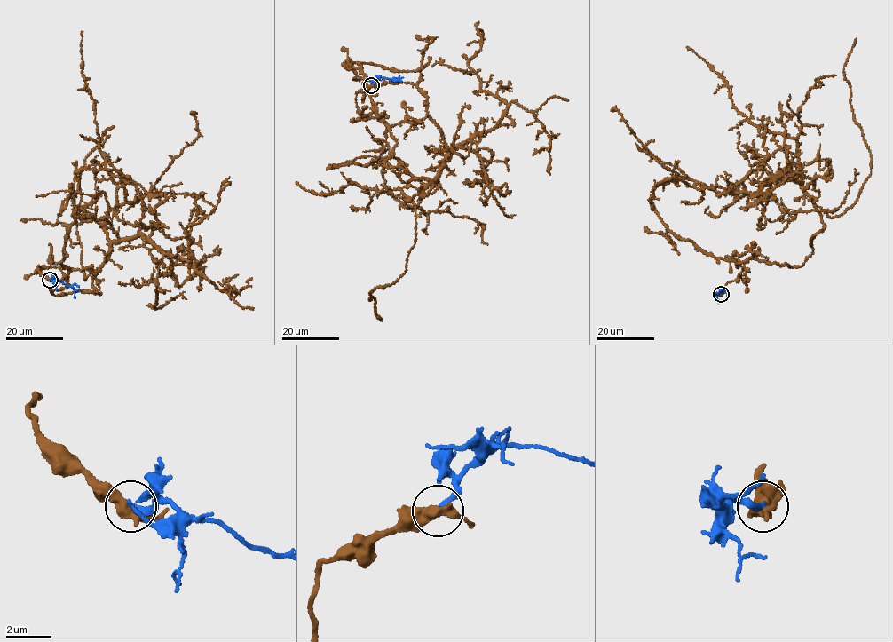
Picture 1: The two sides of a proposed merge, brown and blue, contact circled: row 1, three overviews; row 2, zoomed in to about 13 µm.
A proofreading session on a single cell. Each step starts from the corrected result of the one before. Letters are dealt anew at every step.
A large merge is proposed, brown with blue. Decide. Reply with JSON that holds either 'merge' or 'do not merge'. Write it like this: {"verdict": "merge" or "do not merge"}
{"verdict": "do not merge"}

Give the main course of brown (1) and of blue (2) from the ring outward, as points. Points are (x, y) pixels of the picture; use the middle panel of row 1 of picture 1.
1: (371, 86), (357, 106), (396, 142), (385, 165), (431, 181), (421, 198), (507, 106), (469, 67), (484, 39)
2: (371, 86), (380, 77), (401, 80)

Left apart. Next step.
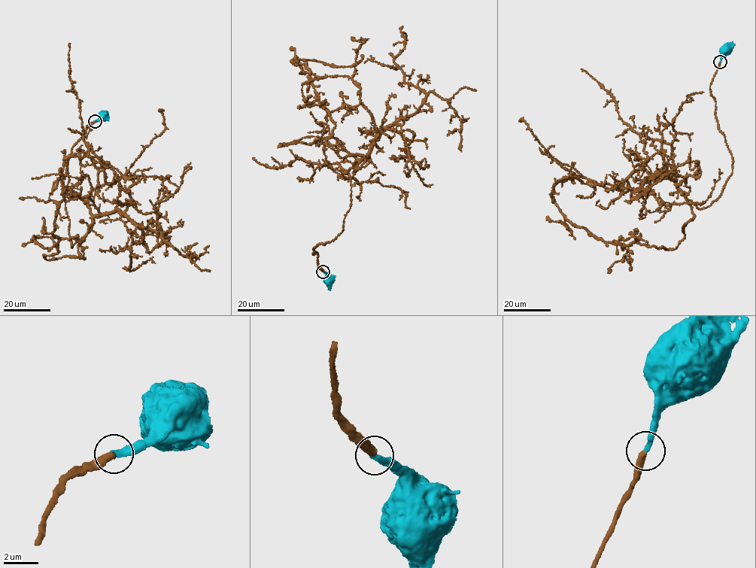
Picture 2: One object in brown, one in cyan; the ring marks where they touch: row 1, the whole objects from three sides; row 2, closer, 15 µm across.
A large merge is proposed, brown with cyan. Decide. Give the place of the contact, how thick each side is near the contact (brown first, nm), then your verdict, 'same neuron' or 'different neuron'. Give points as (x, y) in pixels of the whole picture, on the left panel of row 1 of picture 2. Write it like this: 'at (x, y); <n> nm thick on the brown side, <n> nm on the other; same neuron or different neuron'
at (95, 121); 400 nm thick on the brown side, 320 nm on the other; same neuron

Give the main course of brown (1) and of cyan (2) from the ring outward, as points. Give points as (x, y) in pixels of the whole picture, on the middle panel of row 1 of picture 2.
1: (323, 271), (314, 248), (343, 230), (365, 159), (326, 144), (335, 123), (292, 62), (363, 55)
2: (323, 271), (329, 281)

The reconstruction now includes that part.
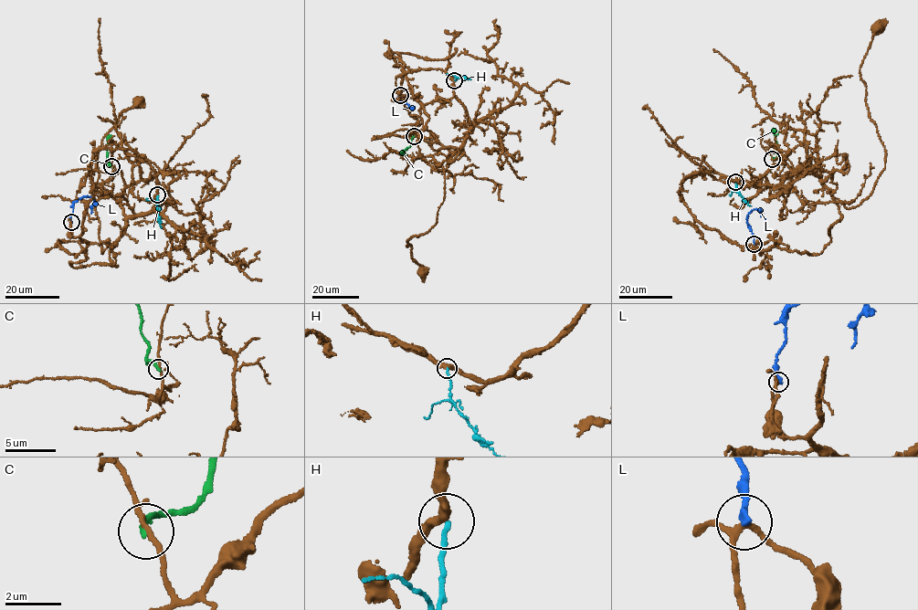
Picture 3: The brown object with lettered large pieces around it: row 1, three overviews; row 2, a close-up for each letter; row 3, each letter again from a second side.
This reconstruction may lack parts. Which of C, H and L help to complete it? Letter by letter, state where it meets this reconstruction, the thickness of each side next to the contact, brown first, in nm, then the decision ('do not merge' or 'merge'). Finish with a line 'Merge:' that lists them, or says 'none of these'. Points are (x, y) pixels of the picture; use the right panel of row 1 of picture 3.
C: contact (772, 159); calibres 170 and 240 nm; do not merge
H: contact (735, 182); calibres 320 and 160 nm; merge
L: contact (754, 244); calibres 190 and 280 nm; do not merge
Merge: H

